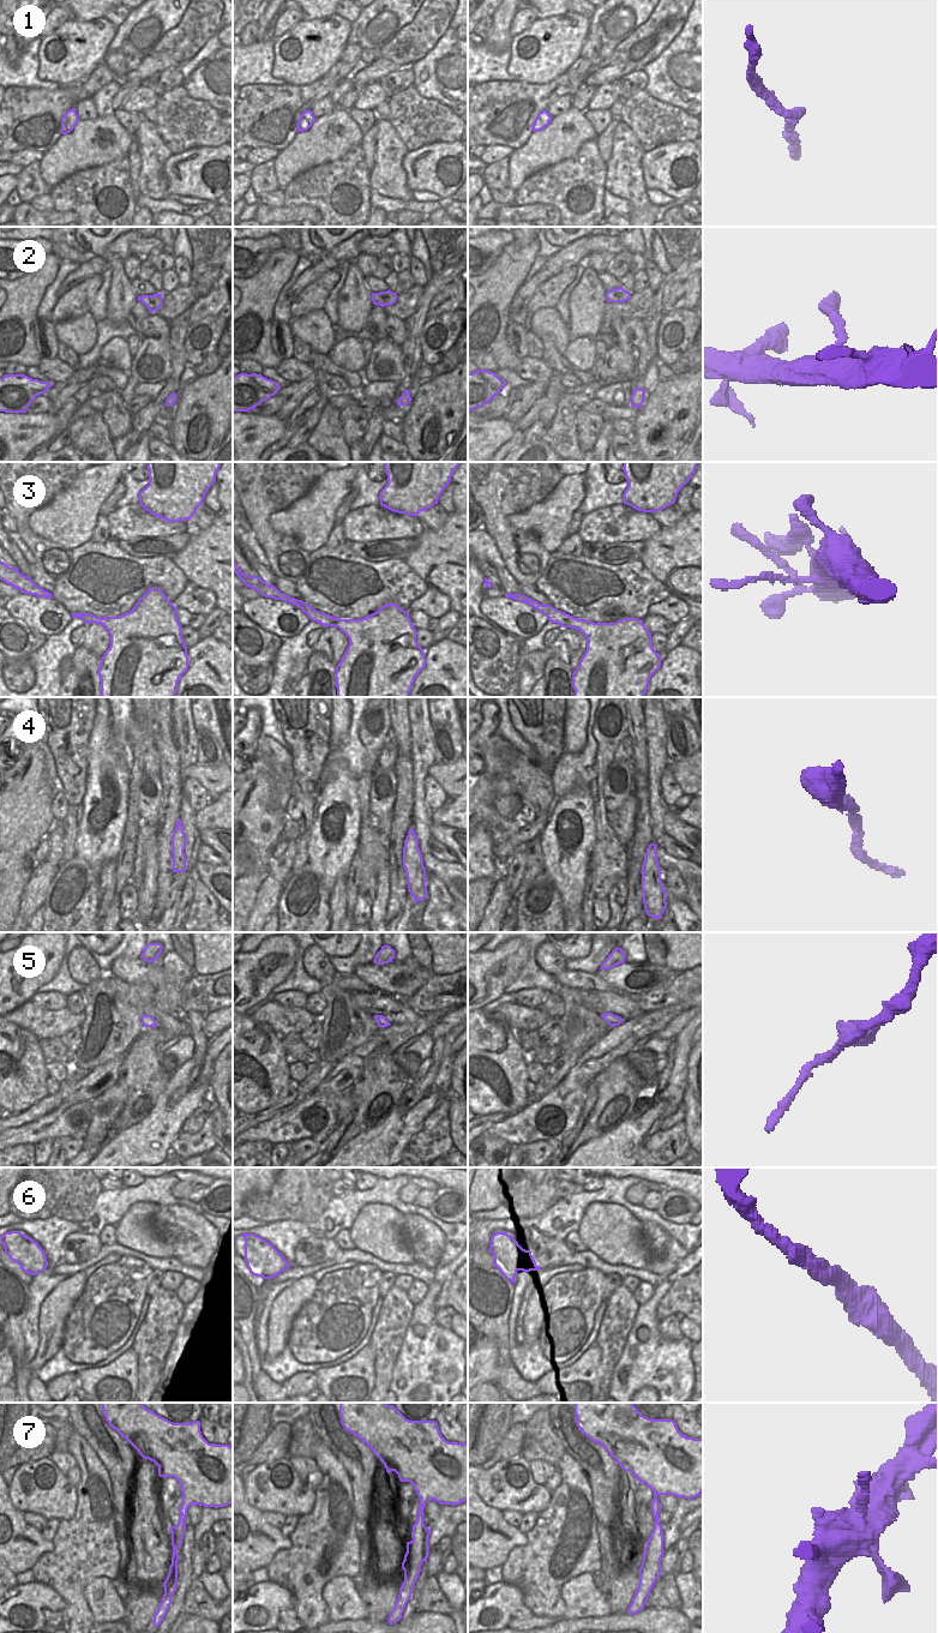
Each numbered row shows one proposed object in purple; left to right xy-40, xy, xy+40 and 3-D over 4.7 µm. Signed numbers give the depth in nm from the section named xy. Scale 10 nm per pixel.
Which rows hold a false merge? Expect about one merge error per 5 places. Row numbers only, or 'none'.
none

